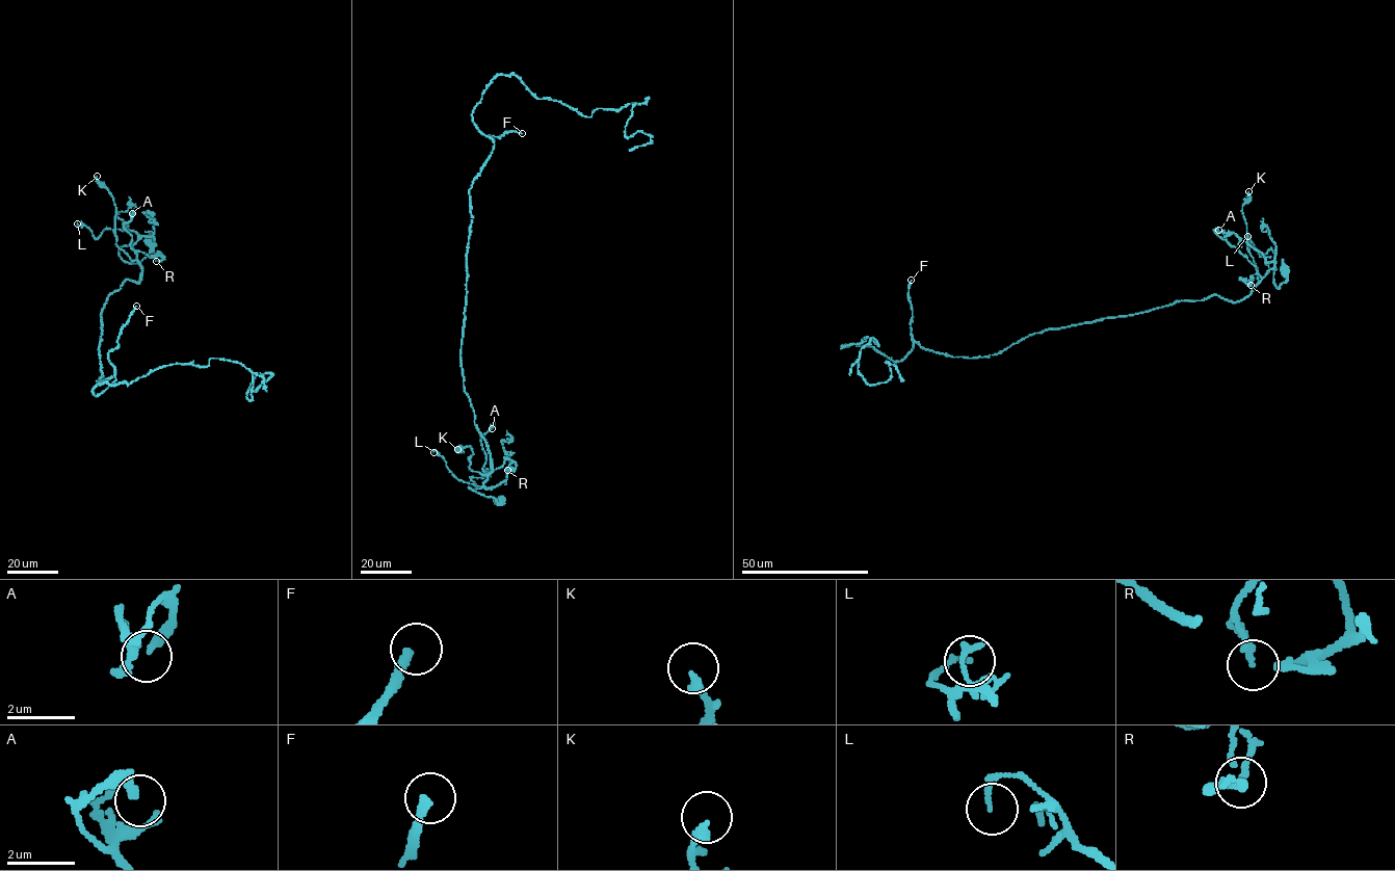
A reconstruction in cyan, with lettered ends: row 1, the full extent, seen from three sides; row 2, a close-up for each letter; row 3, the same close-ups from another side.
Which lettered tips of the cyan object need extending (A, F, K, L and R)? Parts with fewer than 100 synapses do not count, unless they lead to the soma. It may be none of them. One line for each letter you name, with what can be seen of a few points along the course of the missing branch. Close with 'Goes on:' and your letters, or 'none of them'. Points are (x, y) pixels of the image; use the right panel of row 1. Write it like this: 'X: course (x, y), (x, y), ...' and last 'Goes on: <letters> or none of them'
F: course (911, 280), (945, 219), (957, 150), (944, 119), (949, 109), (945, 111), (978, 87), (988, 89)
Goes on: F

